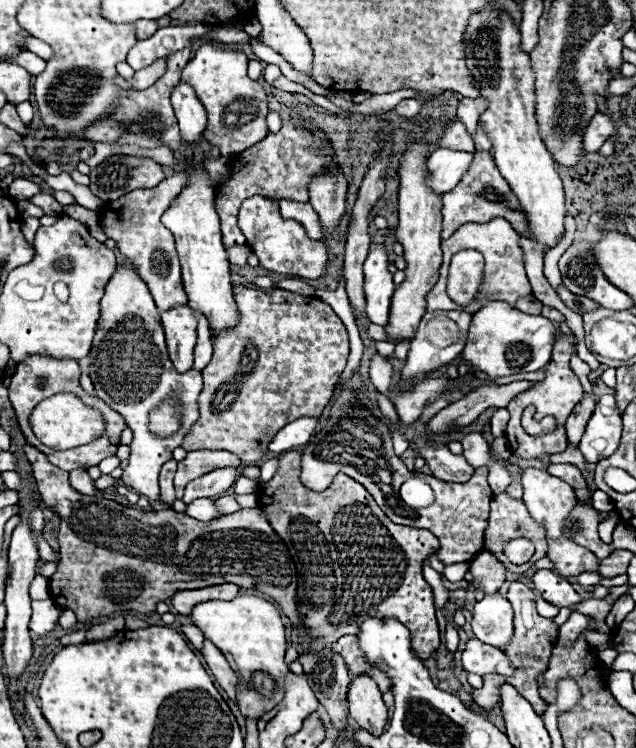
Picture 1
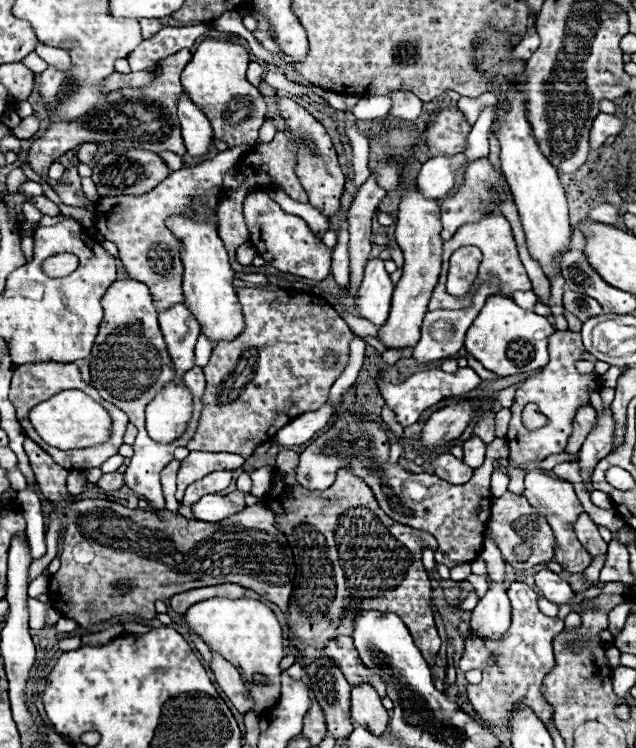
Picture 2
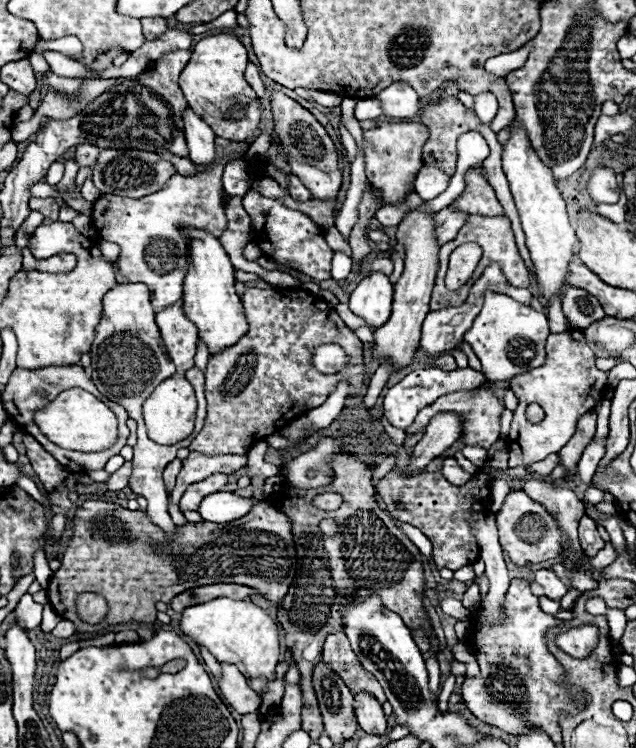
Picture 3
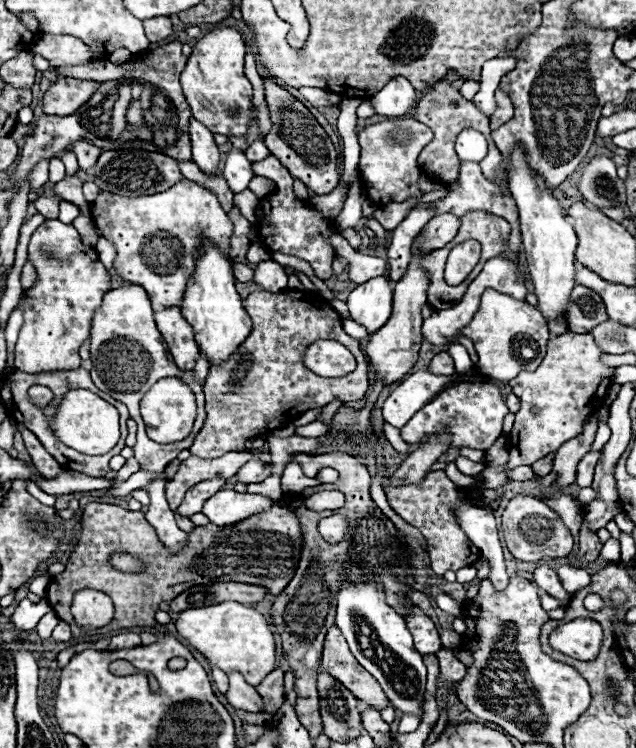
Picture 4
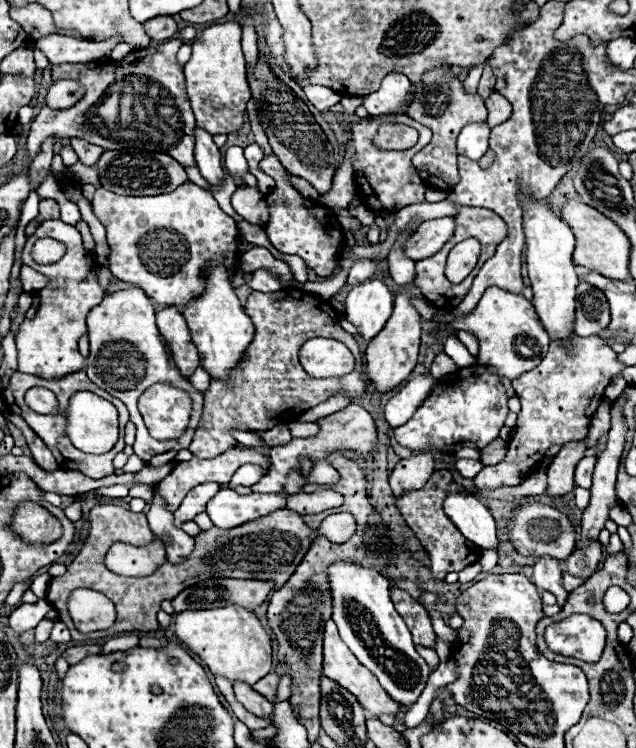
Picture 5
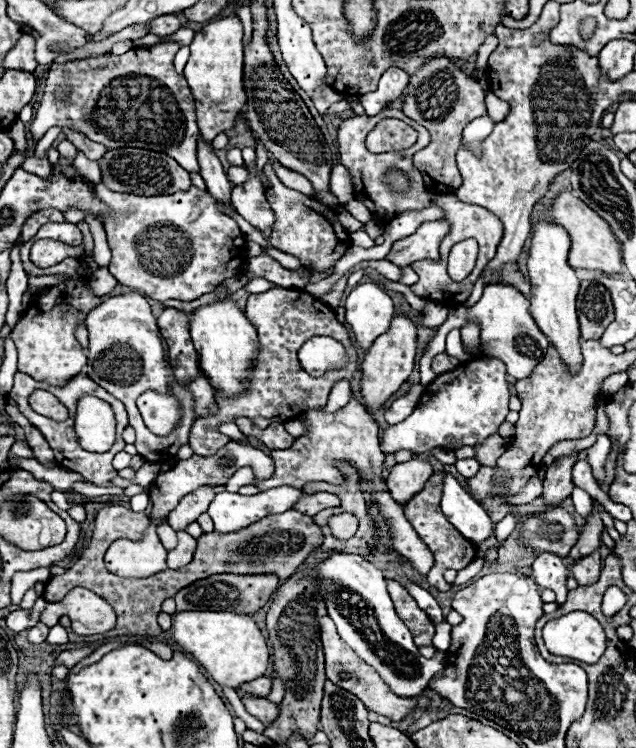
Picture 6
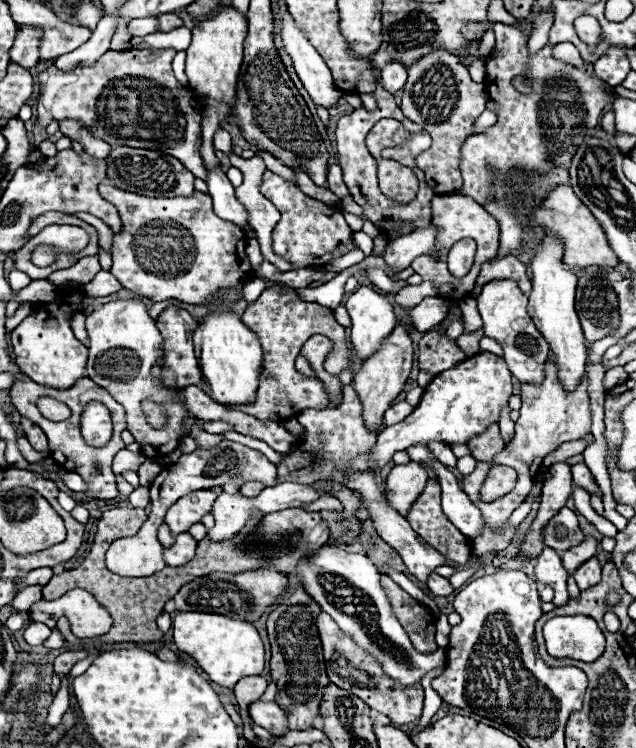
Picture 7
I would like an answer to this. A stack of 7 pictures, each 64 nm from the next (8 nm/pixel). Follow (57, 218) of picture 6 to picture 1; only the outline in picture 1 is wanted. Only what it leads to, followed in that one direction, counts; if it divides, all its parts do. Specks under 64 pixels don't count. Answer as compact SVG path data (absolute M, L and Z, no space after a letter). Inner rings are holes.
M44 192L32 196L30 202L36 204L36 206L40 206L44 210L44 214L48 214L48 216L58 216L62 212L62 206L50 194L44 194Z

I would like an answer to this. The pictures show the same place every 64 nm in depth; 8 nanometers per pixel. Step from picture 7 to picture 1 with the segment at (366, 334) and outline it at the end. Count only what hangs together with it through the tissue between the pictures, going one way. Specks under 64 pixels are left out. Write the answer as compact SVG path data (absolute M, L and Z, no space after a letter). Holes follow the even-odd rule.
M378 244L364 262L364 296L366 316L370 322L384 326L388 322L390 300L396 290L392 274L388 272L388 254L384 244Z

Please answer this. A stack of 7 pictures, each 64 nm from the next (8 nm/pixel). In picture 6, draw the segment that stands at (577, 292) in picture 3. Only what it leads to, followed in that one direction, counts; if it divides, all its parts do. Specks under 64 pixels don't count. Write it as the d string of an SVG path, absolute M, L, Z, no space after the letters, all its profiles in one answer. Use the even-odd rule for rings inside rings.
M582 280L576 306L582 338L598 340L614 318L612 296L608 296L608 290L602 284L596 284L594 280Z

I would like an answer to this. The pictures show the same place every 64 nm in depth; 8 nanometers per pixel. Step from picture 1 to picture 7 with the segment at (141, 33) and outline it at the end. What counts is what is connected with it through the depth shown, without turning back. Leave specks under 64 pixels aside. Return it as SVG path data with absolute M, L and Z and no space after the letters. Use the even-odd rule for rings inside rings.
M160 14L158 24L160 24L160 32L170 32L174 28L180 28L182 20L176 14Z

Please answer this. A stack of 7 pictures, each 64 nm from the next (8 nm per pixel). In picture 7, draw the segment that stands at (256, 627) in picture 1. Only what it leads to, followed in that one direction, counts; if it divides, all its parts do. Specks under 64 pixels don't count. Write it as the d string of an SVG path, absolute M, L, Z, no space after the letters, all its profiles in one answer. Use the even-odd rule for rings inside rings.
M178 612L172 620L174 644L180 652L196 660L208 678L220 686L232 688L244 676L258 676L264 670L264 644L250 622L232 620L220 614Z

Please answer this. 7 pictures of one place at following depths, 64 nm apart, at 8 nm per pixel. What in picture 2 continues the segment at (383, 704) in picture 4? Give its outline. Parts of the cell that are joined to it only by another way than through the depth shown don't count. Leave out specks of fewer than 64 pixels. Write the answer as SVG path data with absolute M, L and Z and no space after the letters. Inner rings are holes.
M338 636L338 638L332 638L326 648L324 648L324 654L336 662L336 666L342 670L344 678L356 686L356 684L372 684L378 692L378 696L383 699L386 693L386 684L372 672L368 670L360 658L358 658L358 652L352 644L352 638L350 636Z

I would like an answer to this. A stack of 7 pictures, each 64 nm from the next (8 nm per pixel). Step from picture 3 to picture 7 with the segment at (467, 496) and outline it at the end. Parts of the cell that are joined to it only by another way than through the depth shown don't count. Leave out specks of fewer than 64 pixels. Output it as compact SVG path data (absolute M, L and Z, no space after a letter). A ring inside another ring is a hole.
M428 480L424 492L414 502L406 520L440 554L444 554L456 564L468 562L472 554L472 546L468 544L466 536L458 528L454 528L448 516L444 516L442 504L440 504L438 480ZM432 574L432 576L428 578L428 590L430 590L434 596L450 596L454 588L450 586L450 582L448 582L446 578L442 578L442 576L438 576L438 574Z

